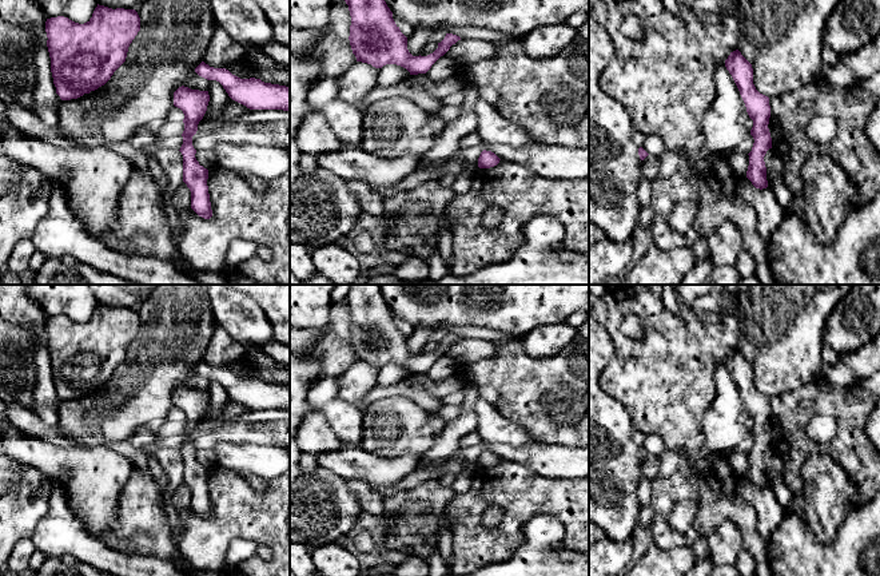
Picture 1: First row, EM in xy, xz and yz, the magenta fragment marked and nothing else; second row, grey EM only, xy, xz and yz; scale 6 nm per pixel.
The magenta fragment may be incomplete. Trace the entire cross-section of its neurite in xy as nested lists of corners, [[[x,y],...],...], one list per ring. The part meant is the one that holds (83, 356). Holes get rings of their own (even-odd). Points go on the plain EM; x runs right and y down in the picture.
[[[99,305],[92,317],[79,323],[68,317],[47,318],[47,346],[56,393],[61,400],[71,400],[104,385],[114,372],[126,361],[128,346],[140,330],[140,317],[135,309]]]

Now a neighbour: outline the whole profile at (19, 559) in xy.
[[[21,540],[11,552],[7,569],[12,572],[24,572],[29,568],[29,557],[35,552],[35,545],[31,540]]]

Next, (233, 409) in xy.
[[[230,398],[226,406],[223,408],[222,414],[216,418],[232,420],[232,418],[238,418],[239,416],[247,413],[248,410],[250,408],[247,408],[246,405]]]

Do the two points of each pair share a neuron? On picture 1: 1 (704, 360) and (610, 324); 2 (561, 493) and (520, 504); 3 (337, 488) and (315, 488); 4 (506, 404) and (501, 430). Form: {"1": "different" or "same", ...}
{"1": "same", "2": "same", "3": "same", "4": "different"}

